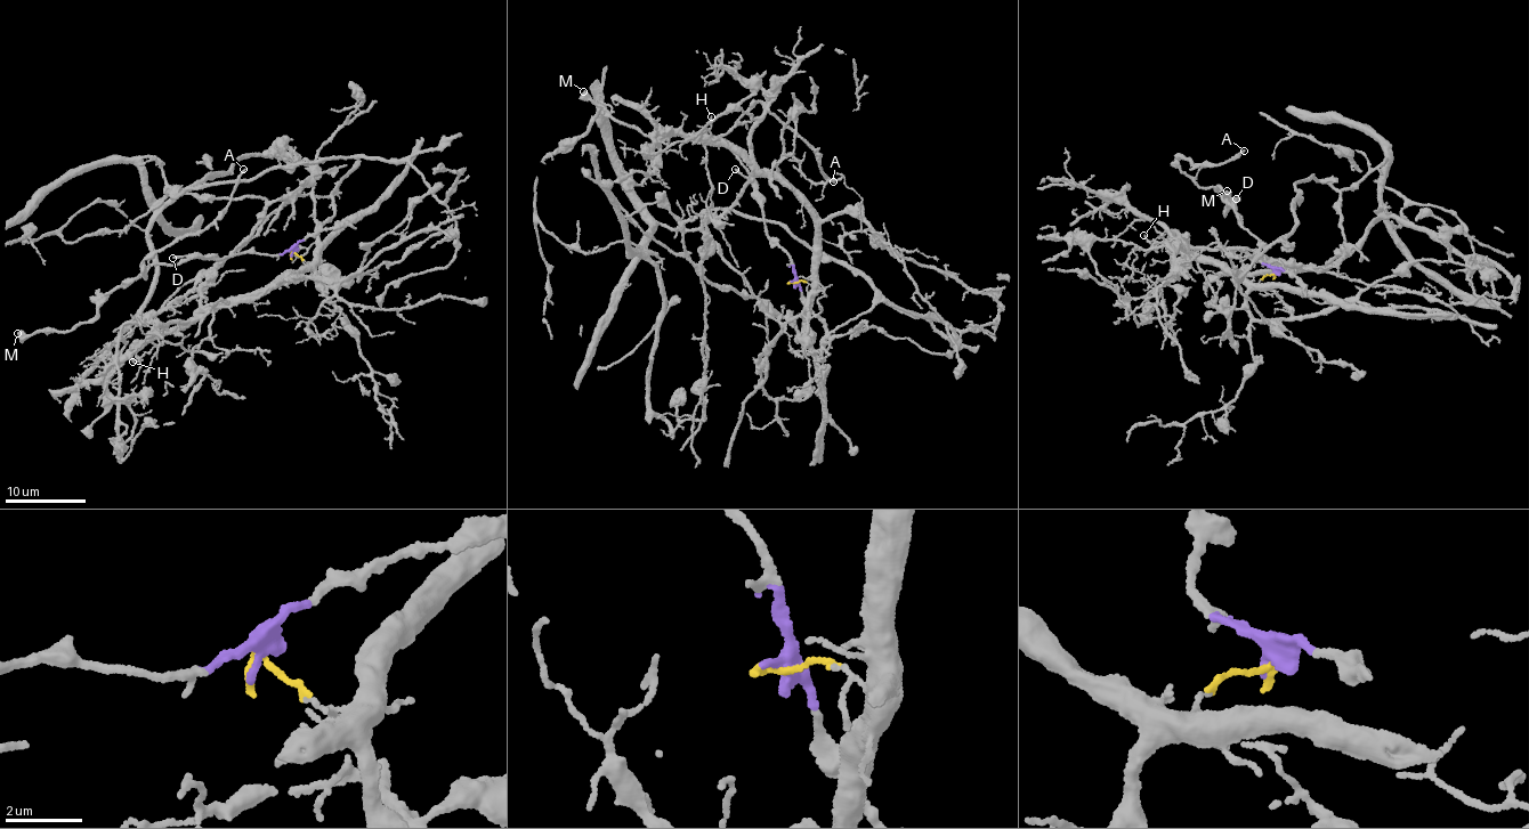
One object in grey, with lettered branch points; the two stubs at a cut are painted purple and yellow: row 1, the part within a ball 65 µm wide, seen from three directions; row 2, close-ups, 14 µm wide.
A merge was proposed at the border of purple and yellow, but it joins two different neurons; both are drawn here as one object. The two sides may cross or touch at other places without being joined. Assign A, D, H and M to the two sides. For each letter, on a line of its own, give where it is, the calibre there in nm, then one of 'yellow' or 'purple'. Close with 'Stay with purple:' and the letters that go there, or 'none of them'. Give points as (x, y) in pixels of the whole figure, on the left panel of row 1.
A: (243, 169) | 200 nm | purple
D: (172, 258) | 170 nm | purple
H: (132, 362) | 140 nm | yellow
M: (17, 333) | 550 nm | purple
Stay with purple: A, D, M

